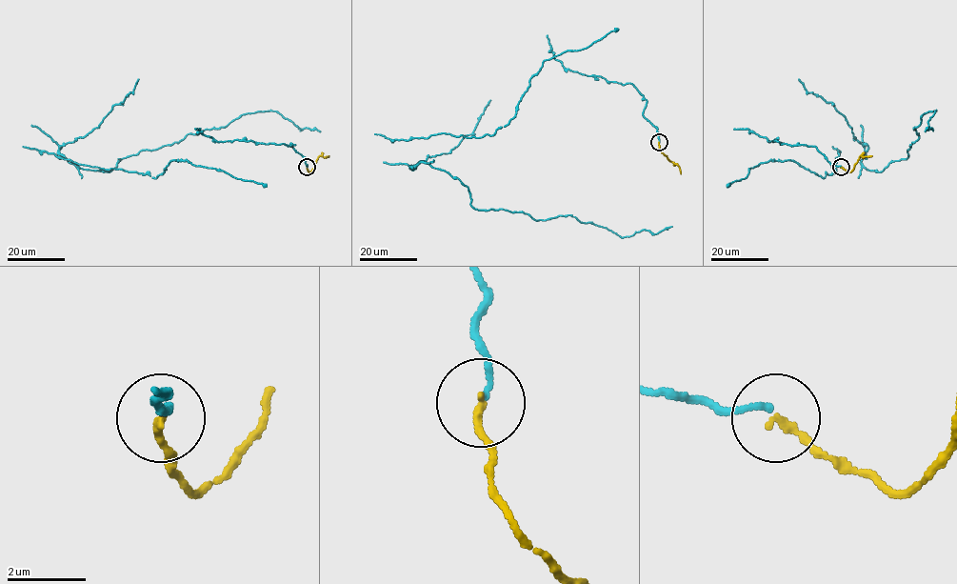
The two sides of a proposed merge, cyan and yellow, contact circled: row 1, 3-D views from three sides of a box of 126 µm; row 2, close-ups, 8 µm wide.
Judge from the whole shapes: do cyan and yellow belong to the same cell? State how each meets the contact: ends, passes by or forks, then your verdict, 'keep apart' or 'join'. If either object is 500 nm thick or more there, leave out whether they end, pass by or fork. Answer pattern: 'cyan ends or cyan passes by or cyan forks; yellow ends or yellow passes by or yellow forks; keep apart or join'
cyan ends; yellow ends; join

